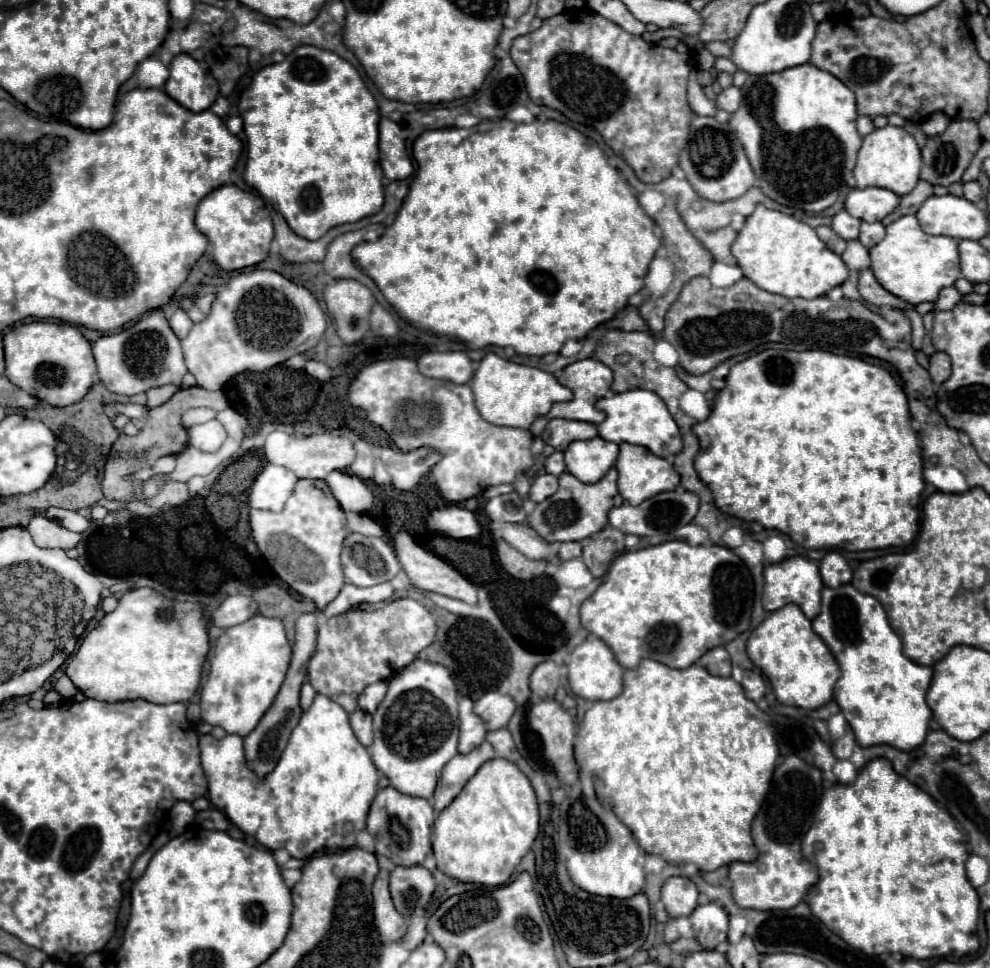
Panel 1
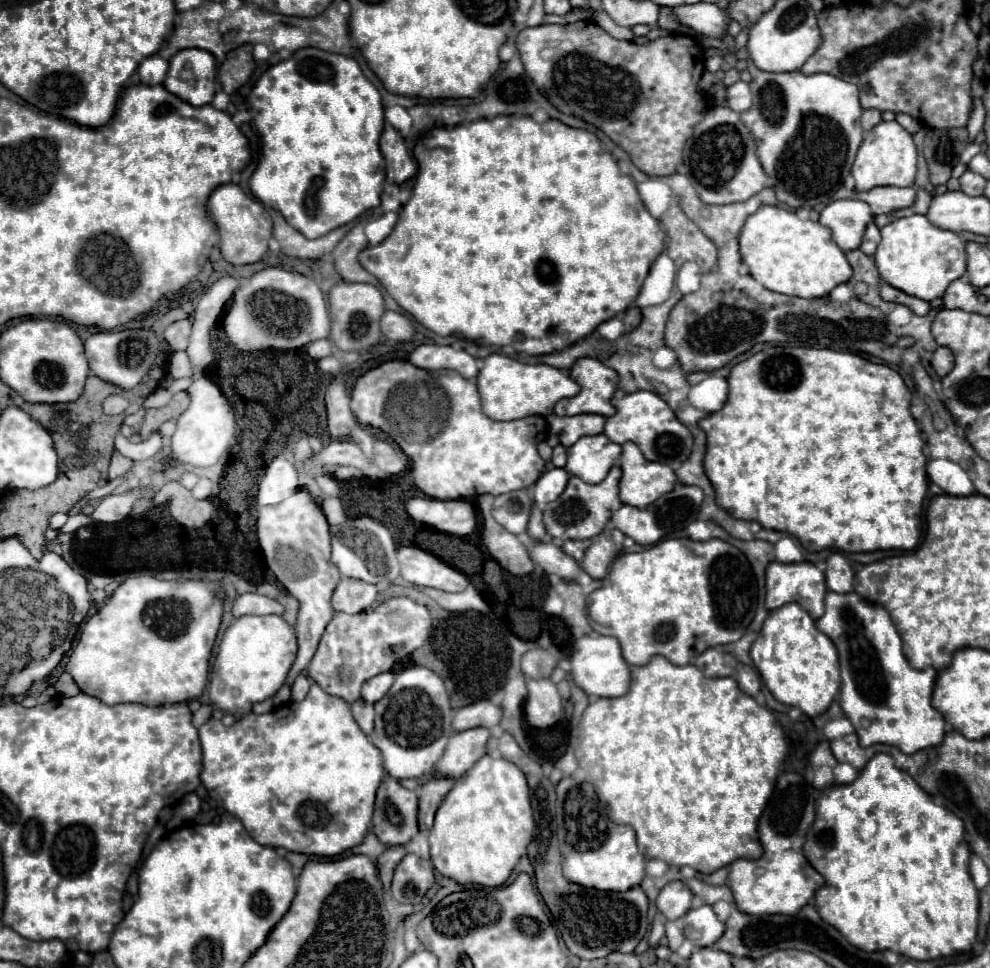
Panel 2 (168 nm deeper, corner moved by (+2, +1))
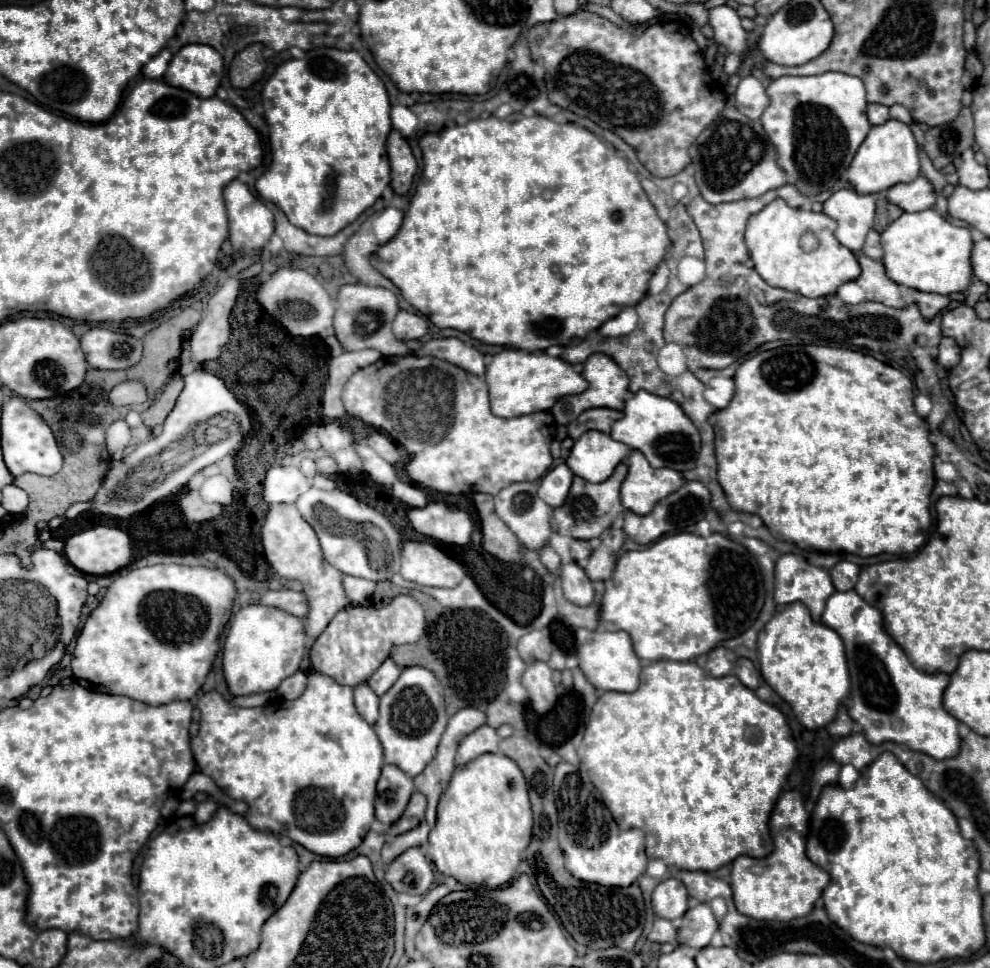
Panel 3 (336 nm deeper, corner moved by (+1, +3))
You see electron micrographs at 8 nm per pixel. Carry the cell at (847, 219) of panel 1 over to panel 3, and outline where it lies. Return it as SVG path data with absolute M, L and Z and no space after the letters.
M837 190L823 204L823 212L839 224L835 232L837 240L851 252L859 252L865 244L867 232L873 228L873 196L861 196L855 190Z

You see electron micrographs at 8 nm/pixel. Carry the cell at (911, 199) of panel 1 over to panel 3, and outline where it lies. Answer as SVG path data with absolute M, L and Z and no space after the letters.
M875 194L873 196L875 202L877 202L877 216L875 216L875 230L877 232L883 232L887 228L887 224L891 224L893 220L897 220L903 210L895 204L891 204L883 194Z

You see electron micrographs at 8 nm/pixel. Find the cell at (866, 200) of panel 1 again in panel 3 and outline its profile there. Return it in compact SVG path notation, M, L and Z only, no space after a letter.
M919 176L909 184L895 184L889 190L885 190L885 196L889 198L889 202L901 206L901 210L905 212L927 210L937 200L937 192L925 176Z

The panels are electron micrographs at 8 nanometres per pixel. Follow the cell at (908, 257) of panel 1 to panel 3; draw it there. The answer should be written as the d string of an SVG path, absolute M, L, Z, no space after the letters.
M933 208L923 212L903 212L895 222L891 222L885 232L881 234L883 244L883 264L889 274L889 278L897 284L921 290L921 292L935 292L935 294L953 294L953 292L965 292L971 284L973 270L971 270L971 248L973 248L973 236L971 228L967 226L953 226L947 222L939 212Z

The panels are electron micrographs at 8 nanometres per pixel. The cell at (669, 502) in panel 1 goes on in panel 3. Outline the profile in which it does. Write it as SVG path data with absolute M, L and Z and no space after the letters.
M687 482L685 486L681 486L677 492L669 494L667 498L663 498L651 514L647 516L637 516L633 512L625 514L625 534L635 540L637 544L649 544L653 540L657 540L663 534L673 534L673 532L681 532L687 530L689 526L695 526L701 518L703 518L703 510L709 506L711 494L709 490L701 484L701 482Z

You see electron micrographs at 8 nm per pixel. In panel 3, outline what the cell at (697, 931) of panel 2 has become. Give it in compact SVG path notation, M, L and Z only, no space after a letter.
M697 904L689 908L681 918L681 928L677 932L677 942L691 948L705 948L711 936L717 932L719 922L707 904Z

